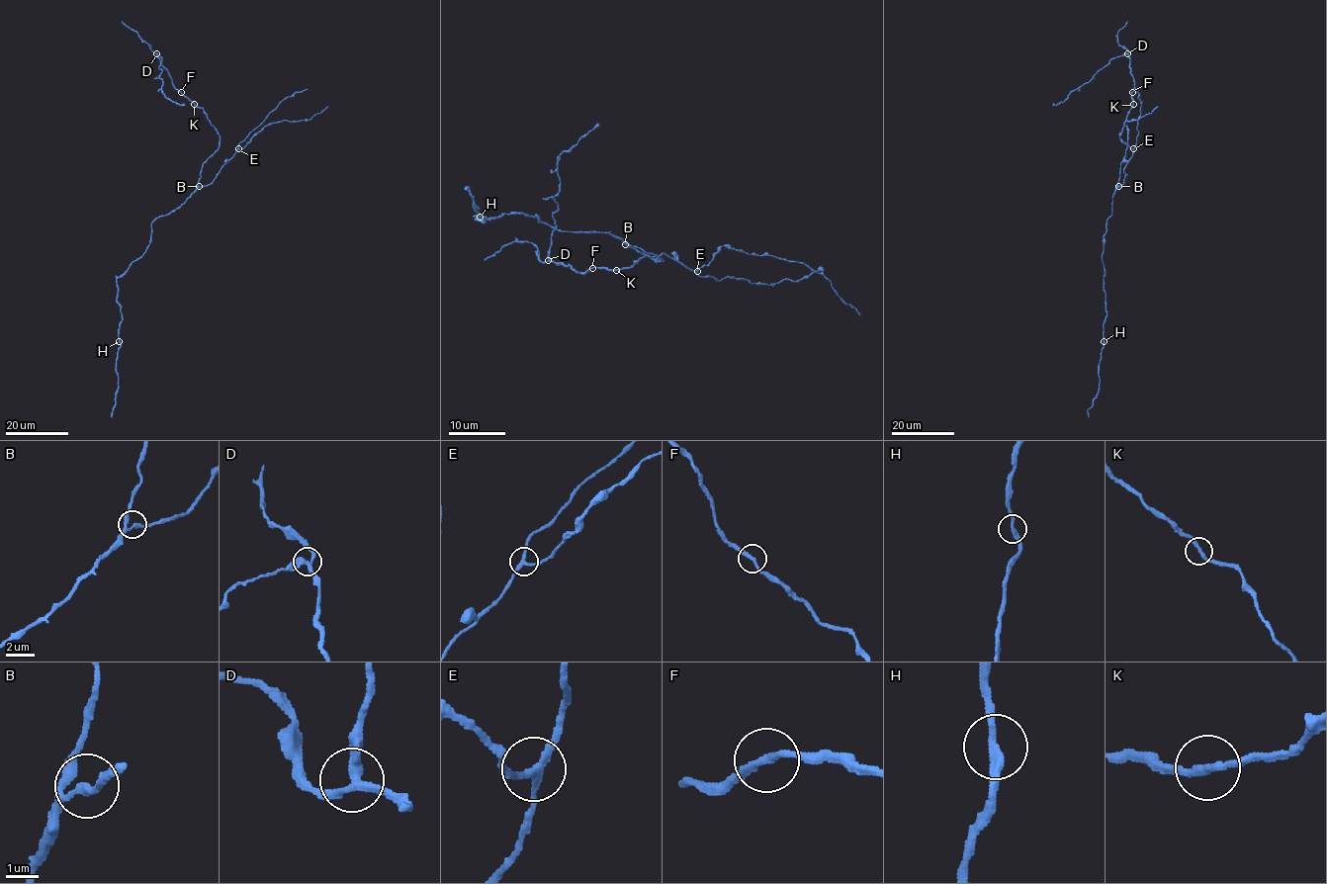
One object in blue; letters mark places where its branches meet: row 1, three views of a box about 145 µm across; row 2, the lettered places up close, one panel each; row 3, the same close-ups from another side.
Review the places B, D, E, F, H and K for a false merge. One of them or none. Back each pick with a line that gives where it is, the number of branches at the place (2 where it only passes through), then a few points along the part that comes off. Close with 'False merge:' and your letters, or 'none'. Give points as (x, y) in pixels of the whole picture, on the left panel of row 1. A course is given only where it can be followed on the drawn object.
E: Place: (238, 148). Branches: 3. Course of the part to remove: (238, 148), (266, 126), (287, 120), (309, 120), (327, 106)
False merge: E

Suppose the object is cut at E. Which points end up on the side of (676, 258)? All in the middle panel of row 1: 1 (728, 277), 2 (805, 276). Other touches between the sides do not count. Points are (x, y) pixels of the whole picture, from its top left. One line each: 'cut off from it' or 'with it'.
1: with it
2: with it

